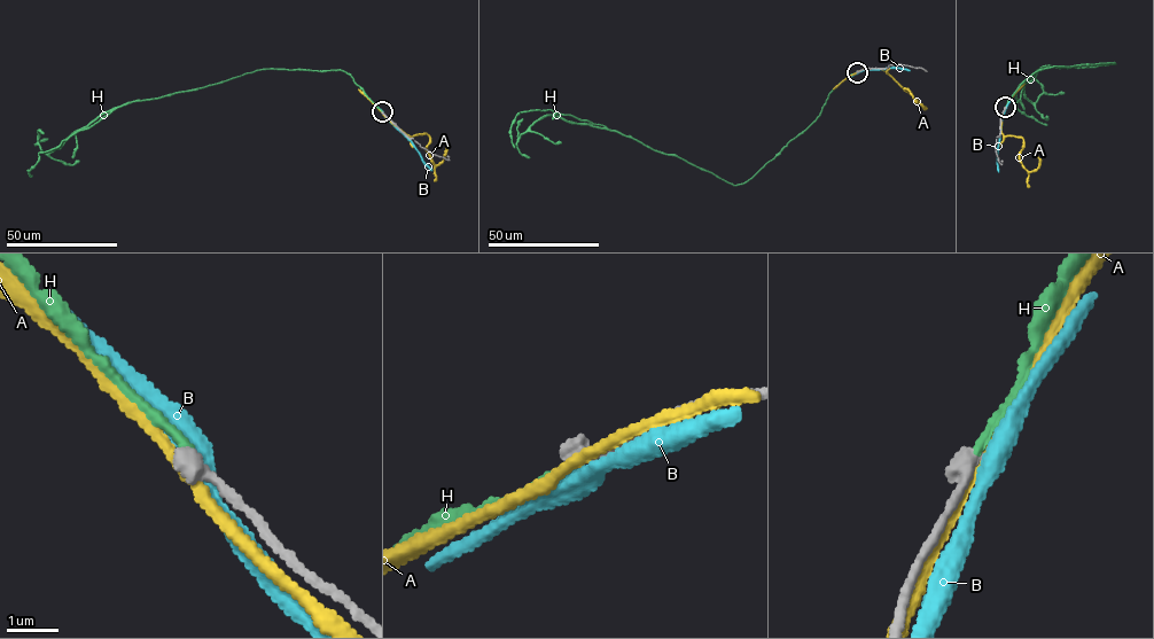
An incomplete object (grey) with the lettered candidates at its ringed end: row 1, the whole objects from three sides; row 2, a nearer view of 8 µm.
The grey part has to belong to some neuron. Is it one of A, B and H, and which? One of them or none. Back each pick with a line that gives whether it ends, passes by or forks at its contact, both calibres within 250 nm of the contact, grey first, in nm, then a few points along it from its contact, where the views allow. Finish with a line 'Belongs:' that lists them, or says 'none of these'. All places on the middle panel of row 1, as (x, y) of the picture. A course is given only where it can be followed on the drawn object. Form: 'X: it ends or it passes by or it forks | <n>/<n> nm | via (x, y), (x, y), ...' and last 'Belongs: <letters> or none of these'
H: it ends | 360/140 nm | via (857, 72), (831, 92), (810, 125), (737, 185), (603, 125), (548, 109), (519, 111), (511, 127), (514, 147)
Belongs: H

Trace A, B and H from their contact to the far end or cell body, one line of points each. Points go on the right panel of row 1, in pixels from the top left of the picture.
A: (1005, 108), (1002, 132), (1022, 139), (1020, 160), (1022, 165), (1032, 171), (1038, 166), (1038, 157)
B: (1005, 108), (997, 155), (998, 172)
H: (1005, 107), (1037, 71), (1061, 65), (1115, 63), (1078, 68), (1045, 65), (1018, 86), (1016, 107), (1046, 125)

